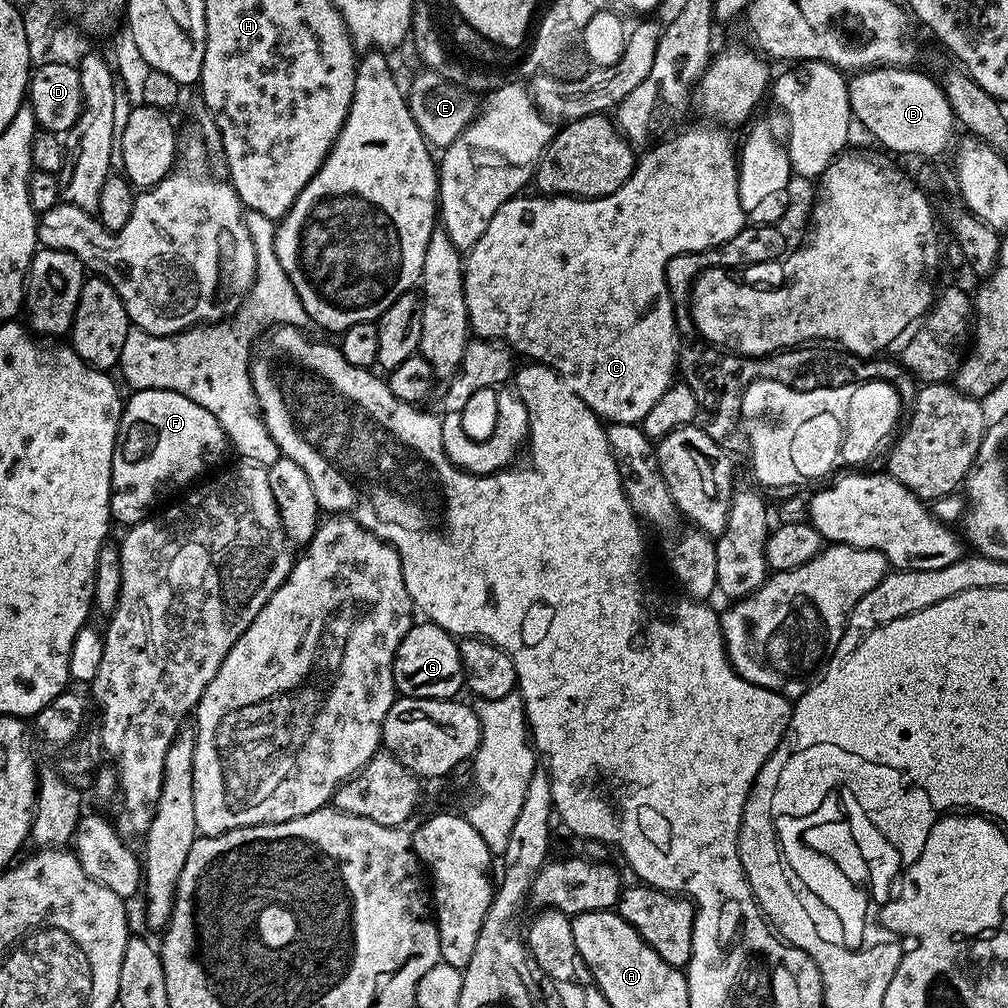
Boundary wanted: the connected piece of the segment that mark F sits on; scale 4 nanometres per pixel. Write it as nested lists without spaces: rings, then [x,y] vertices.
[[[142,388],[133,391],[131,395],[132,397],[124,400],[124,413],[120,415],[116,449],[112,459],[112,497],[110,498],[112,519],[117,525],[120,523],[124,524],[123,526],[139,524],[157,507],[155,504],[159,500],[167,501],[177,495],[175,492],[179,488],[187,489],[193,482],[199,481],[201,479],[199,476],[207,468],[215,469],[217,467],[215,464],[230,452],[228,435],[224,433],[222,426],[218,426],[218,418],[214,418],[214,414],[206,410],[206,406],[198,406],[198,402],[190,402],[186,394],[178,394],[174,390]]]

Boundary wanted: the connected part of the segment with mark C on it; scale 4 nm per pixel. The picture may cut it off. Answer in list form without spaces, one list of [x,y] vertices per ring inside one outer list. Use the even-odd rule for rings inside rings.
[[[700,124],[697,128],[688,128],[685,132],[677,131],[675,134],[669,135],[667,138],[661,139],[655,146],[649,147],[645,156],[641,155],[636,161],[636,168],[630,174],[630,178],[626,182],[622,182],[622,186],[618,186],[618,190],[614,190],[614,194],[606,194],[605,196],[593,196],[585,198],[582,196],[553,196],[551,194],[535,194],[536,196],[526,196],[527,194],[519,194],[508,200],[490,219],[490,224],[486,228],[486,232],[482,234],[476,245],[466,252],[464,262],[464,293],[466,294],[466,310],[468,311],[469,329],[479,339],[499,342],[507,346],[513,353],[521,352],[524,356],[529,356],[532,360],[537,360],[540,366],[544,368],[553,368],[559,376],[564,379],[570,386],[570,390],[574,390],[574,394],[578,394],[578,398],[582,398],[582,402],[586,402],[586,406],[590,406],[590,410],[594,415],[599,416],[601,421],[608,424],[640,424],[646,414],[650,414],[650,410],[657,404],[658,398],[662,398],[662,394],[666,394],[666,390],[670,390],[670,386],[677,379],[678,365],[680,363],[680,350],[682,347],[682,337],[680,330],[676,326],[676,310],[672,306],[672,295],[668,289],[666,282],[666,266],[670,262],[670,258],[678,258],[678,254],[686,254],[687,252],[709,252],[711,248],[721,248],[726,242],[730,242],[730,238],[734,238],[734,234],[738,234],[744,227],[746,221],[744,219],[744,211],[742,210],[742,202],[738,198],[738,148],[732,140],[727,136],[725,129],[720,126],[711,126]]]

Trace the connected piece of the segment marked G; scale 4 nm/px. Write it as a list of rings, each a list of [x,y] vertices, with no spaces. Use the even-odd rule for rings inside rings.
[[[416,622],[400,640],[392,663],[396,691],[400,696],[427,700],[451,700],[465,687],[465,672],[457,637],[431,622]]]

